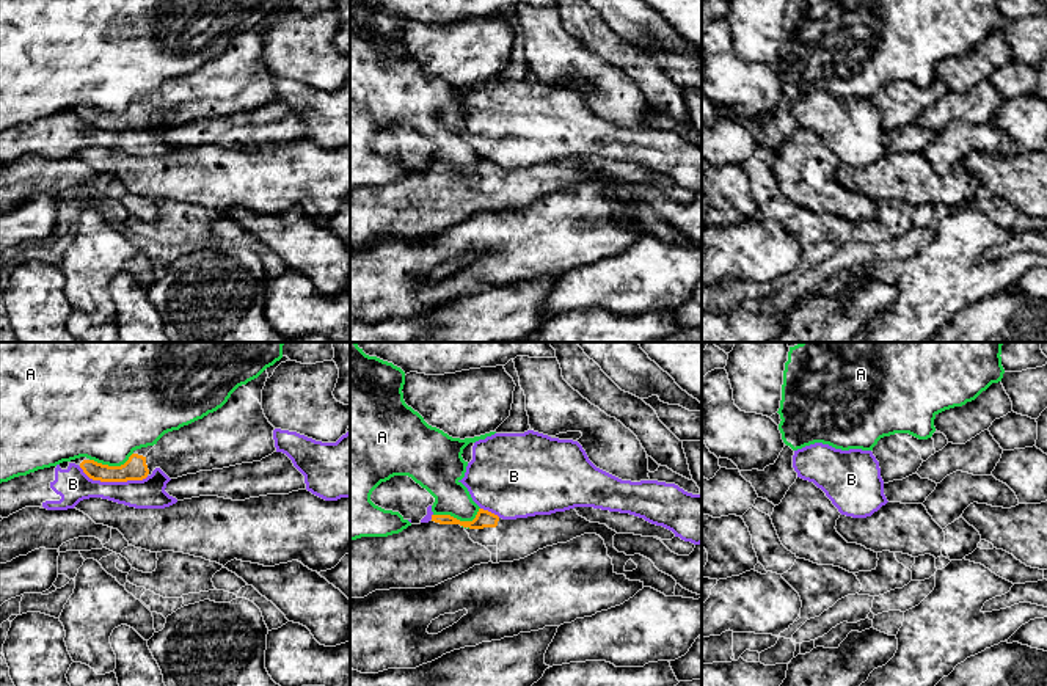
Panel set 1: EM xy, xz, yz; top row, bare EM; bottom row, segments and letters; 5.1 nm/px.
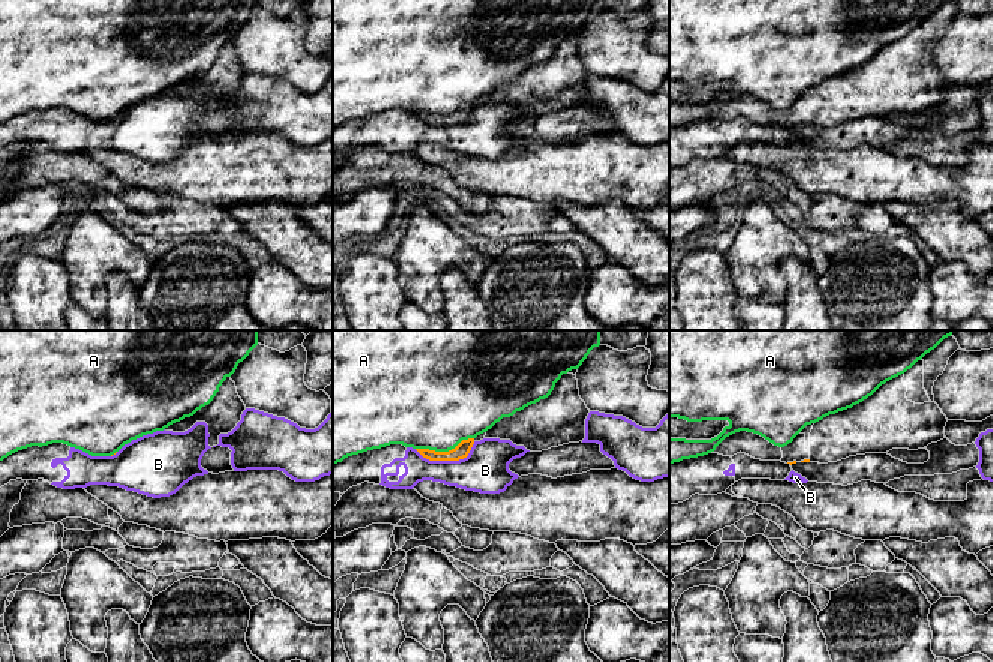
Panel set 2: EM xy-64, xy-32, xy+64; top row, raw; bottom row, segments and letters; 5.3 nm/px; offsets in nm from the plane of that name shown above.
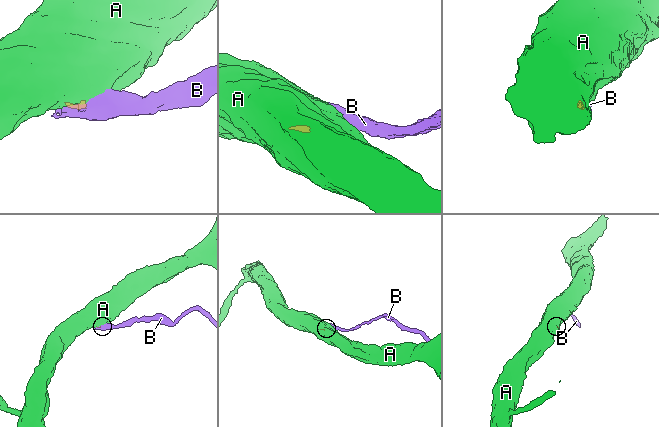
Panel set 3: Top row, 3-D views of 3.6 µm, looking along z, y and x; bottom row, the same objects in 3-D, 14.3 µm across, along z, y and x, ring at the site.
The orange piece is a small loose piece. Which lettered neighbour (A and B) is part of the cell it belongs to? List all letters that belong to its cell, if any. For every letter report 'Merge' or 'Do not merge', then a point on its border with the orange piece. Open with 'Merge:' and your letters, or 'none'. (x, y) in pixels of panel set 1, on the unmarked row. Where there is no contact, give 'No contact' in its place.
Merge: none
A: Do not merge. Touches orange at xz (459, 168)
B: Do not merge. Touches orange at xy (113, 129)

